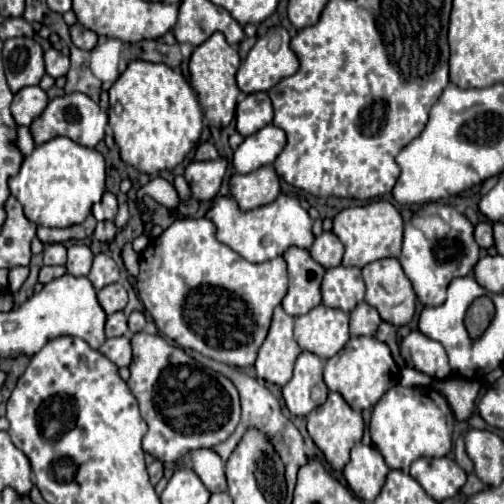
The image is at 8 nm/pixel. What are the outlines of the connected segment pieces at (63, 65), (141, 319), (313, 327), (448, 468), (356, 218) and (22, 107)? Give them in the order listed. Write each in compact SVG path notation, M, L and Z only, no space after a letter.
M50 48L44 52L44 64L46 64L46 74L50 74L52 78L60 78L66 76L68 68L70 68L70 60L66 54L58 52L56 48Z
M134 310L134 312L128 316L128 328L130 328L130 332L132 332L132 334L142 332L144 326L146 326L146 316L144 316L144 312Z
M320 304L308 314L296 316L294 338L302 350L328 360L348 342L348 314Z
M446 456L414 460L410 466L410 476L436 502L456 496L460 488L466 484L466 472Z
M384 200L342 210L334 218L334 228L332 228L332 232L340 238L340 242L346 248L342 264L364 268L366 264L370 264L374 260L398 258L400 250L402 250L402 230L404 230L402 226L404 226L404 222L402 222L400 212L390 202L384 202Z
M26 86L14 94L10 112L20 126L30 126L36 116L46 108L48 96L40 86Z

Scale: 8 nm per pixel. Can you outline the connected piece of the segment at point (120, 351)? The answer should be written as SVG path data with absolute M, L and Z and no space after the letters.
M126 336L120 338L108 338L102 346L100 352L114 362L116 366L130 366L132 362L132 348L130 348L130 340Z

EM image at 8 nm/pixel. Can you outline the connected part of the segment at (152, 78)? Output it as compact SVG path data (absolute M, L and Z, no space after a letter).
M144 60L128 64L110 88L108 116L120 158L144 174L176 168L196 148L202 134L202 108L186 78L164 64Z

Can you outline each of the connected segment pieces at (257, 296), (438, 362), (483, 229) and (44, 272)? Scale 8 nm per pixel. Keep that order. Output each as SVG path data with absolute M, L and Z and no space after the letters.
M180 218L172 222L156 240L140 252L140 274L136 282L138 298L152 316L156 328L180 348L196 350L216 362L246 368L256 362L258 350L266 340L272 312L288 290L286 264L282 256L252 264L216 238L216 226L208 218Z
M410 332L402 344L400 354L406 360L408 368L428 374L434 380L446 380L452 376L452 368L448 364L448 356L440 342L424 336L422 332Z
M480 222L480 224L476 226L474 236L476 236L476 242L480 244L480 248L488 250L488 248L494 246L494 238L492 238L492 224L488 224L488 222Z
M42 266L42 268L40 268L38 282L46 284L46 282L50 282L50 280L54 280L54 278L58 278L58 276L62 276L64 272L66 272L64 266Z

